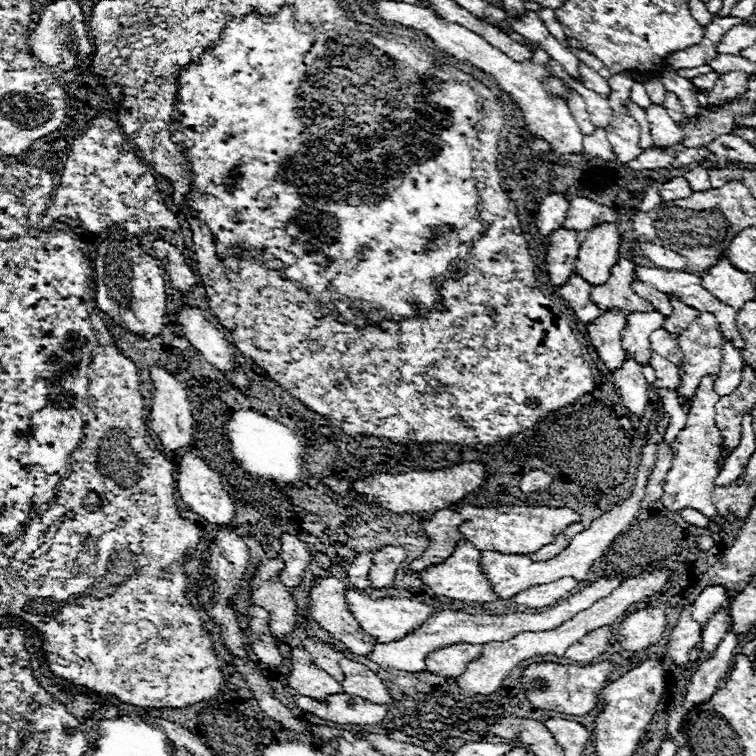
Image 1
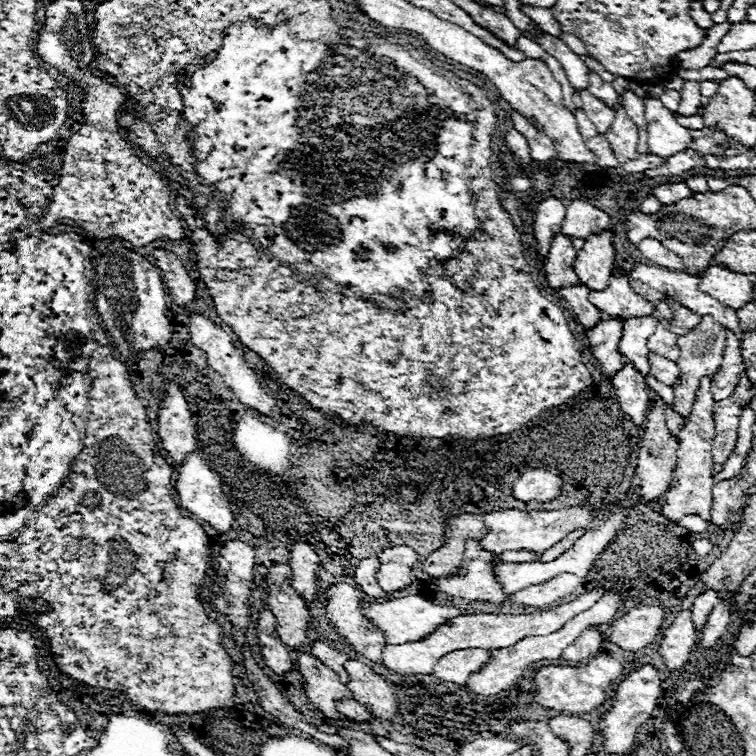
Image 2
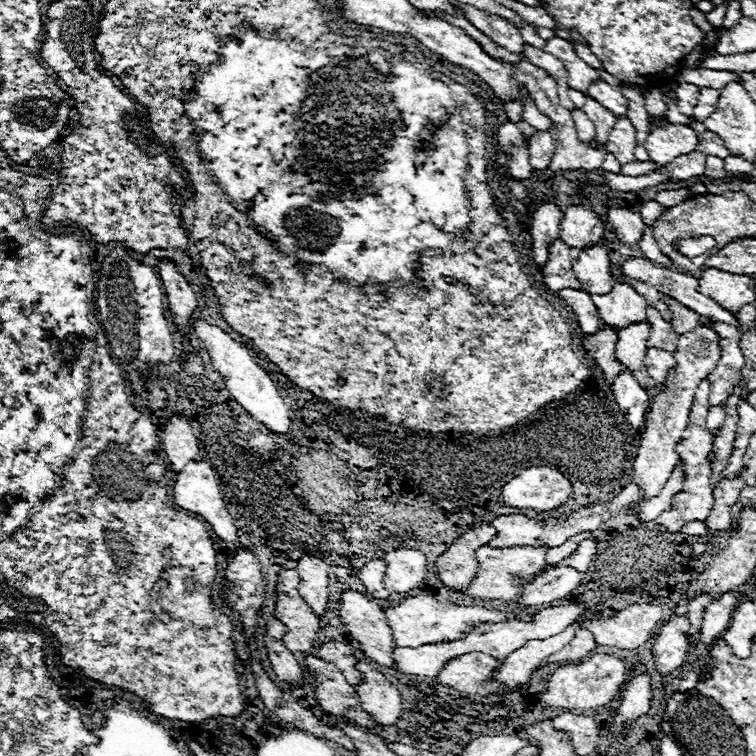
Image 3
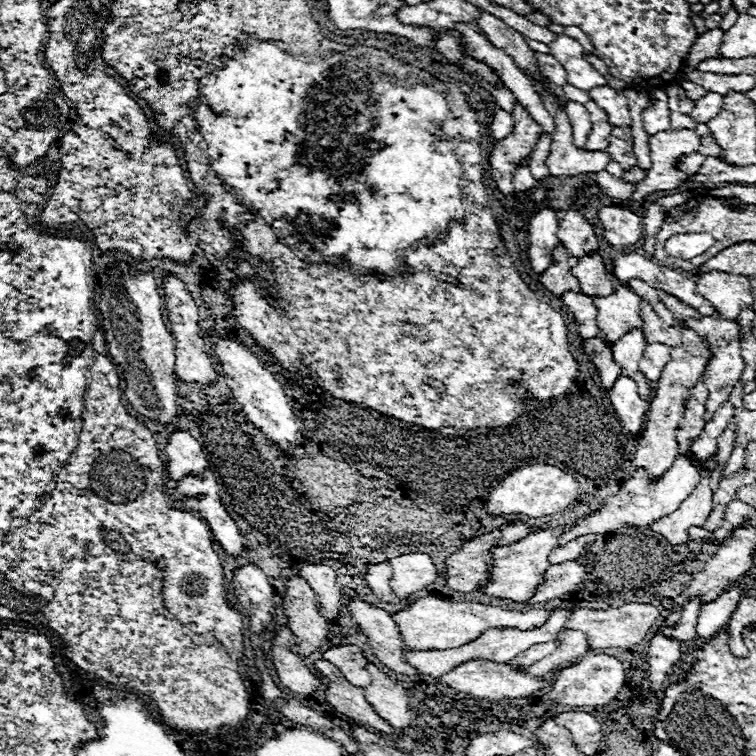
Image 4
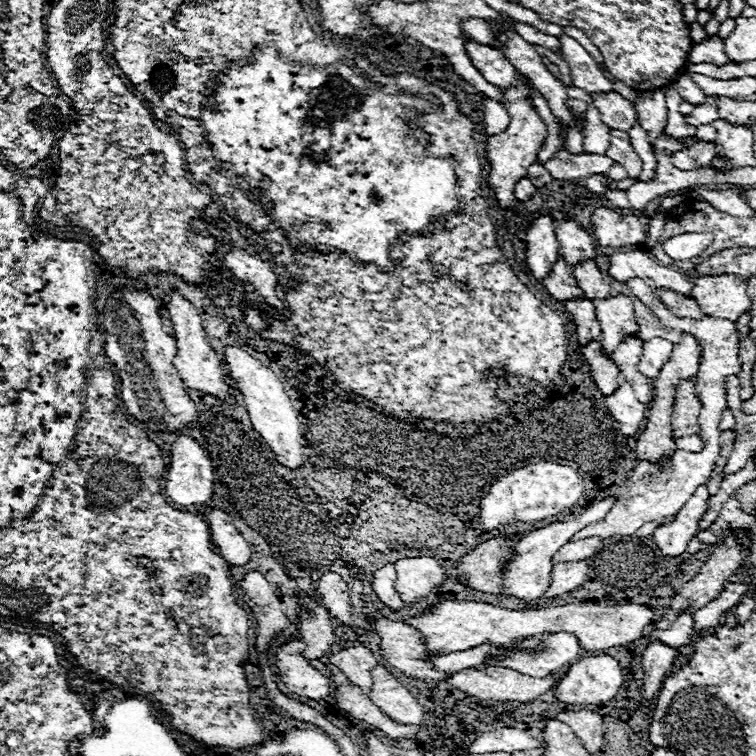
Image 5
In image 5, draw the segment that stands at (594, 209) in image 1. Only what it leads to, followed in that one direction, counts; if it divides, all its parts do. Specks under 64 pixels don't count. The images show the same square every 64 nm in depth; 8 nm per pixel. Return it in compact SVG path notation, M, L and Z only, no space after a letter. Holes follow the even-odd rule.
M566 216L562 222L556 224L556 238L560 244L560 254L568 264L578 264L596 256L594 236L572 216Z

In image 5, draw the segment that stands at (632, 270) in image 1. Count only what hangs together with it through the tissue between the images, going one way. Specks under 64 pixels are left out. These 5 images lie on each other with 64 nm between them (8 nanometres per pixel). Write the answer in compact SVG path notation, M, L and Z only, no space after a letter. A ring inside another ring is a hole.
M618 294L610 298L596 298L596 320L600 320L602 348L612 354L614 348L630 334L638 332L634 302L630 296Z

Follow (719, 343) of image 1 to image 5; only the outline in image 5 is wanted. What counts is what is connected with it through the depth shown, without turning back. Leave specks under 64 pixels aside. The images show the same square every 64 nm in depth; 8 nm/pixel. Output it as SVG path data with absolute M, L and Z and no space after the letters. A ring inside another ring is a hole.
M682 332L682 342L674 344L670 360L664 364L664 368L660 370L660 376L654 382L654 400L652 400L650 410L648 410L648 424L646 424L646 428L640 434L638 444L636 444L636 460L648 460L652 464L658 464L676 452L674 434L672 434L672 408L674 408L676 390L678 390L678 384L682 382L682 378L688 380L688 378L694 378L698 374L700 360L702 360L702 348L700 348L698 340L692 334Z

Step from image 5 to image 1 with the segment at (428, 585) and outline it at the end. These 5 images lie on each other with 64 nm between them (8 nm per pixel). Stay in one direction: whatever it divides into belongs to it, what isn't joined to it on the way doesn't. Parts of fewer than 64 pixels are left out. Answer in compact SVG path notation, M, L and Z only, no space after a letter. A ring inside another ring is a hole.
M386 546L372 556L372 568L368 572L368 580L376 588L390 588L396 572L402 568L408 552L402 546Z

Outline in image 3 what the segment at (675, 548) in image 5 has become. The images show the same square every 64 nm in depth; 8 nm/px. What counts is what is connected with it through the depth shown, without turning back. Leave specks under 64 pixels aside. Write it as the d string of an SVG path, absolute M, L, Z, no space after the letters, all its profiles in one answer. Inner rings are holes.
M704 378L700 382L700 388L696 390L688 426L684 428L682 440L676 446L676 452L680 456L680 466L684 468L684 490L678 492L672 498L670 510L662 512L656 518L656 522L662 524L662 526L666 526L670 532L678 532L684 526L684 522L690 522L690 520L706 520L708 514L710 514L710 508L714 504L714 498L712 498L712 482L710 482L710 464L712 462L708 460L708 454L712 452L712 432L706 426L706 414L708 414L708 410L710 410L710 384Z

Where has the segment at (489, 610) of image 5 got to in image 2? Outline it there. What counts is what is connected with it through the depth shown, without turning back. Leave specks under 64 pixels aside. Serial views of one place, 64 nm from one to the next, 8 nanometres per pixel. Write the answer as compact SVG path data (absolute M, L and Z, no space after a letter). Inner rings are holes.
M406 596L406 598L392 598L386 602L368 602L368 600L360 600L362 612L364 616L378 628L384 632L386 642L388 644L404 644L404 642L412 642L412 640L420 640L424 638L430 630L434 630L440 622L444 622L446 618L458 616L458 614L474 614L468 610L460 610L460 608L452 608L452 606L434 606L428 598L424 596ZM640 606L626 612L620 620L604 626L604 638L622 650L636 652L654 642L664 622L664 610L658 606Z

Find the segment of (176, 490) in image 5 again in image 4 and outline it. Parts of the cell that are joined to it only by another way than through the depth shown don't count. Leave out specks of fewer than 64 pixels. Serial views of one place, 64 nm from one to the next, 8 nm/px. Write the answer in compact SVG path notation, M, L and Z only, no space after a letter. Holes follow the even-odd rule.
M176 430L168 438L166 444L166 460L168 460L168 474L174 480L180 480L188 472L200 472L208 468L208 460L202 454L202 448L198 440L186 432L186 430Z

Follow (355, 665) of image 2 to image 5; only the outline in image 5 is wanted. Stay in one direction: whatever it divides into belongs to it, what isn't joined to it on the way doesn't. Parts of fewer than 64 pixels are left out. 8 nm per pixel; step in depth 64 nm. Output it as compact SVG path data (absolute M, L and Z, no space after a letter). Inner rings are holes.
M372 668L374 684L368 692L370 700L398 724L420 724L424 718L424 708L418 700L384 668Z

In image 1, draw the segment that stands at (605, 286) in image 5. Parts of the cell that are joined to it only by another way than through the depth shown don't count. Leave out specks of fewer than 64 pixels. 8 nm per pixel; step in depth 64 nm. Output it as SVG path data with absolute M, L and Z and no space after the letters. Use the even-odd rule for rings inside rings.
M604 222L590 228L584 234L580 254L576 258L576 274L584 276L592 286L604 284L610 276L610 268L618 260L620 230L618 222Z

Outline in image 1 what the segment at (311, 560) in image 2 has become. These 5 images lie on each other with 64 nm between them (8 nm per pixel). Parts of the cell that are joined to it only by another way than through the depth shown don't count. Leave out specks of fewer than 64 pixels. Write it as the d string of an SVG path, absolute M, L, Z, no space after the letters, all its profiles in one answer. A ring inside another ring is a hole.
M284 532L280 536L280 558L284 560L284 568L278 574L278 580L284 586L298 586L304 578L306 566L310 564L310 554L296 536Z

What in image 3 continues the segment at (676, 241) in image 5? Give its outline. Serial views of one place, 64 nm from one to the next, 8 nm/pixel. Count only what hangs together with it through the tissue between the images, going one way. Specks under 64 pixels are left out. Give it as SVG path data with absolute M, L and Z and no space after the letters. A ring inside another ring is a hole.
M700 236L700 238L690 238L690 240L680 240L678 242L678 250L684 254L684 256L698 256L698 254L704 254L706 250L714 248L716 242L714 238L710 236Z

